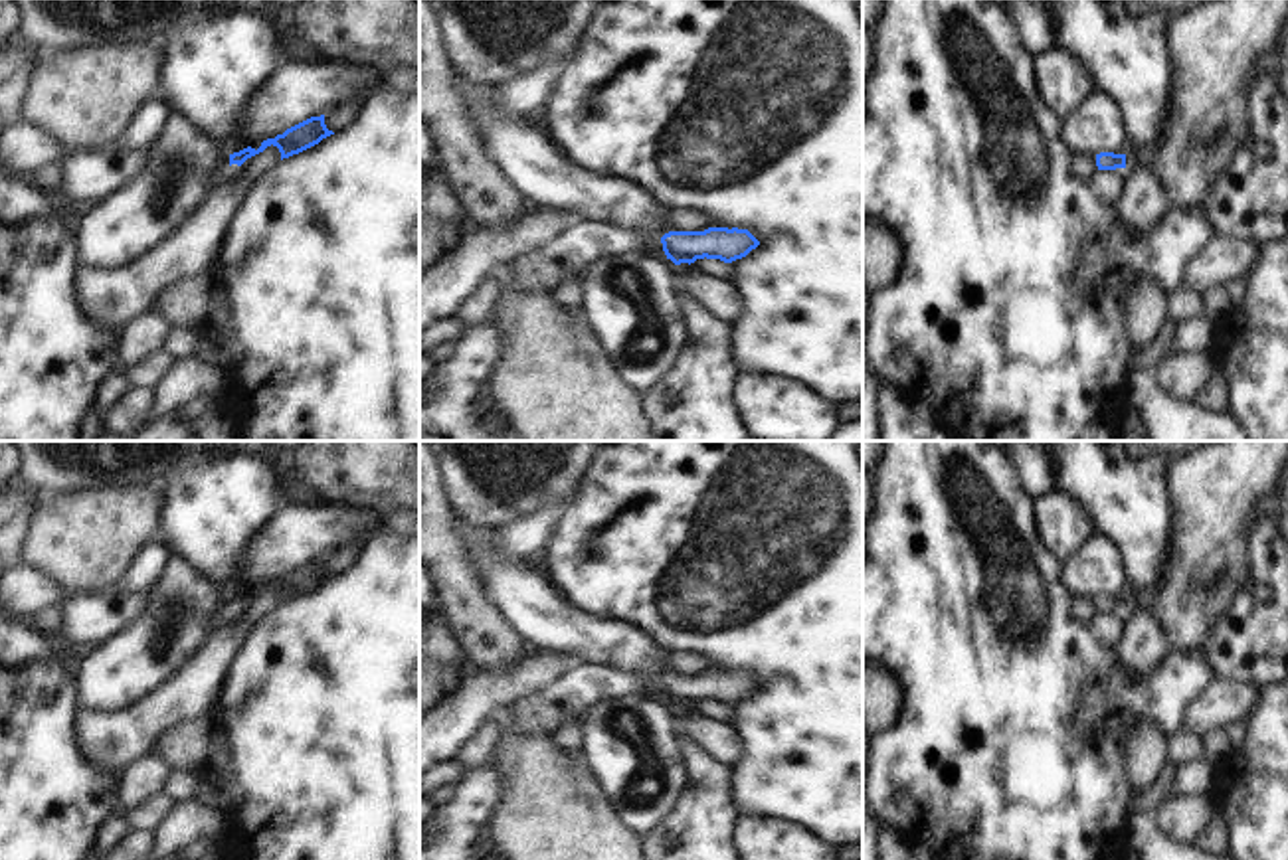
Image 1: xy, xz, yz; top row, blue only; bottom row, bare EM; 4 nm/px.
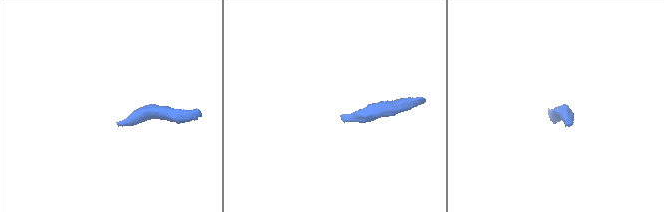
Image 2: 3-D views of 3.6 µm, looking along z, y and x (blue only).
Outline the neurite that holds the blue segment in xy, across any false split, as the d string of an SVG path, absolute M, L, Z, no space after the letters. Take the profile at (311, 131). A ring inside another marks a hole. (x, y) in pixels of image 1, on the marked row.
M324 115L311 117L303 123L287 129L283 134L263 140L257 150L247 146L239 152L230 154L230 166L231 164L241 166L247 158L263 152L271 144L279 148L281 160L283 160L283 158L289 158L293 154L299 154L299 152L319 144L322 138L326 138L330 134L334 134L334 132L326 129Z

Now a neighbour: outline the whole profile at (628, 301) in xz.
M623 251L590 263L580 277L578 310L619 380L639 395L661 386L687 340L683 308L671 283L675 271L677 265L665 255Z

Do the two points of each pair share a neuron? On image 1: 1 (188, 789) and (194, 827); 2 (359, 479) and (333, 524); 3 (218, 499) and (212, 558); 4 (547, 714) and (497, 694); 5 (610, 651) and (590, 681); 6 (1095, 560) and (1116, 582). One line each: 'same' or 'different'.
1: different
2: different
3: same
4: different
5: different
6: same

